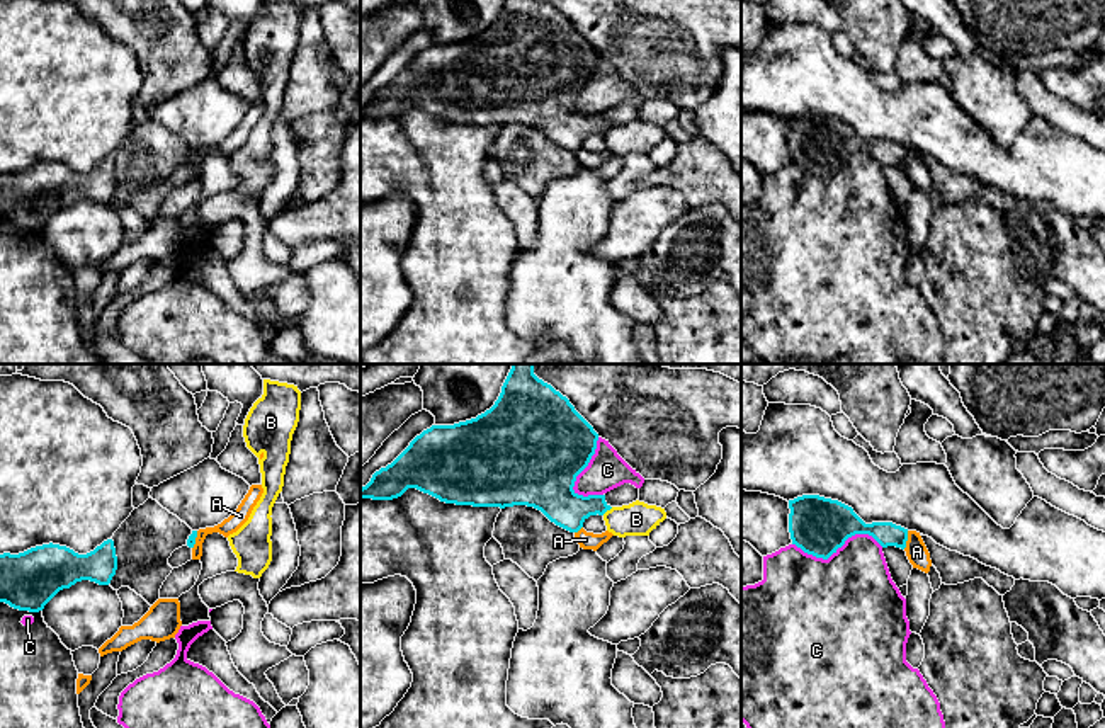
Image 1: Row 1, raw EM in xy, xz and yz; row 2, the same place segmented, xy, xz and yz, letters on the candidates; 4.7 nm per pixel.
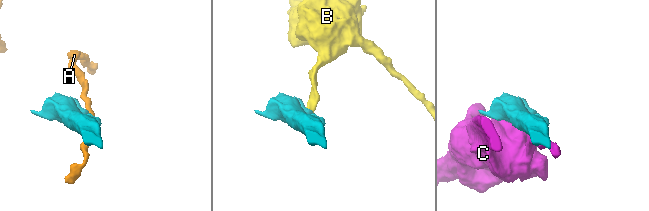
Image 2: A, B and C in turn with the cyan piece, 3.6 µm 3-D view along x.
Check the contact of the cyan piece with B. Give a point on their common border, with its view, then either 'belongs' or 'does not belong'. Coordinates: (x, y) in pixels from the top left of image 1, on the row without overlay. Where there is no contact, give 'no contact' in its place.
xz (607, 128) | does not belong

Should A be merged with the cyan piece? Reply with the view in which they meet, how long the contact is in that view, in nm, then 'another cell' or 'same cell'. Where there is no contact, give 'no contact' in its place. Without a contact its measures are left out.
contact in yz; length 90 nm; another cell

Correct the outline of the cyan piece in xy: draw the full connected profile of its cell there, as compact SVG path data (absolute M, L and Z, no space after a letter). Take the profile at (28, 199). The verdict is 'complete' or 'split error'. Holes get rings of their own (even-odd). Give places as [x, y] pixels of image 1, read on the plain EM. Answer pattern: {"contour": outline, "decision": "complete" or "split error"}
{"contour": "M114 160L78 173L60 163L42 163L19 173L0 173L0 221L39 231L63 208L90 199L109 204L117 189Z", "decision": "complete"}

